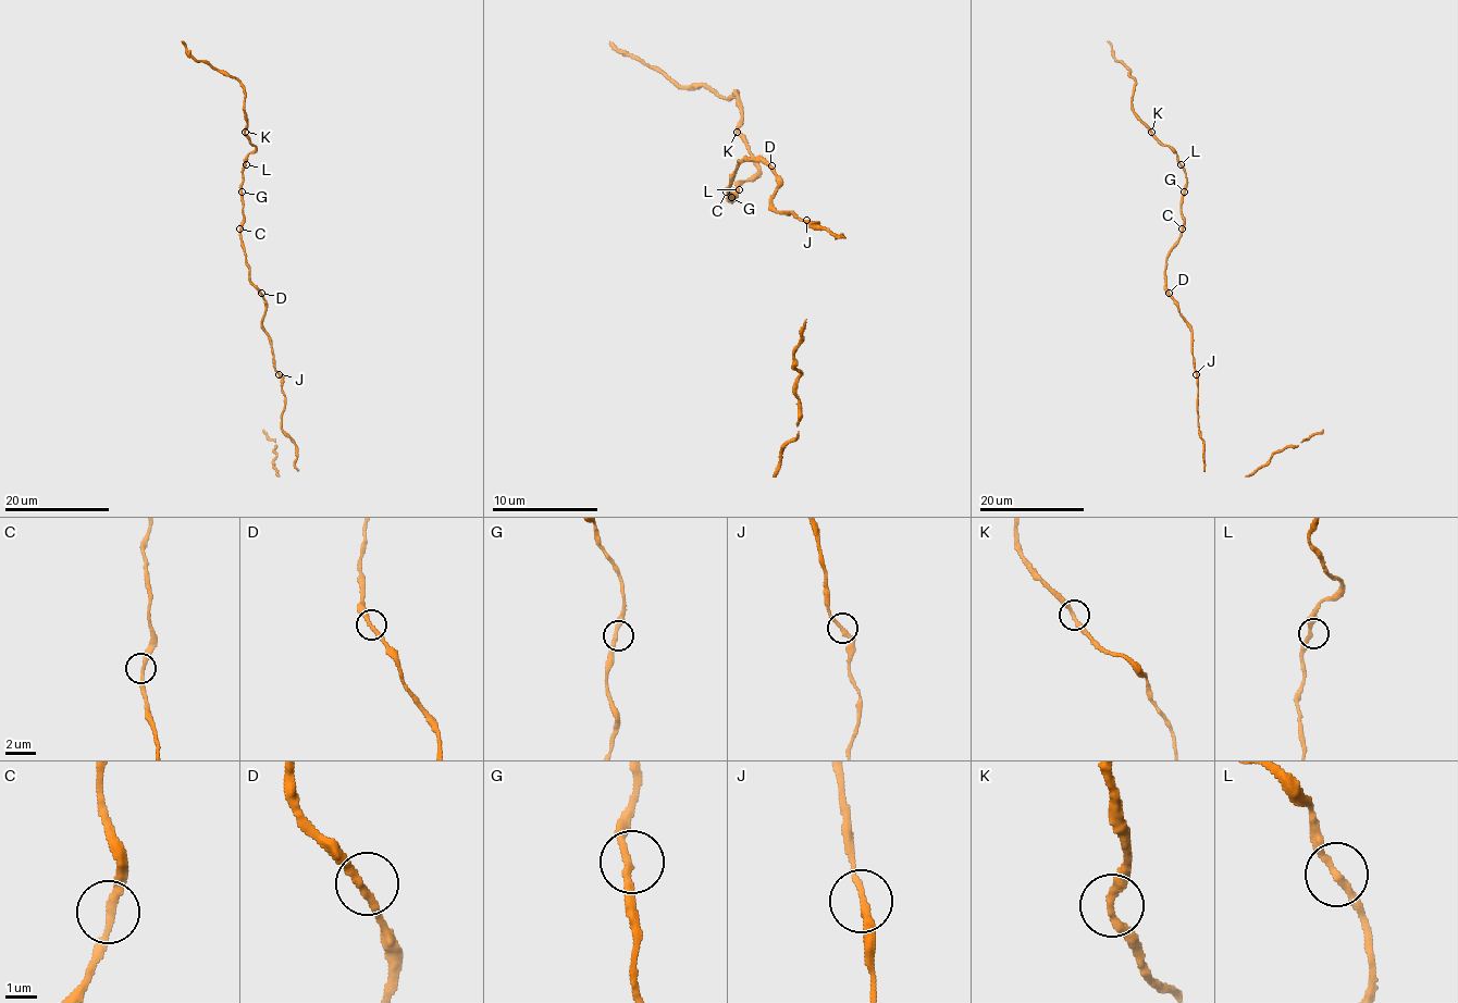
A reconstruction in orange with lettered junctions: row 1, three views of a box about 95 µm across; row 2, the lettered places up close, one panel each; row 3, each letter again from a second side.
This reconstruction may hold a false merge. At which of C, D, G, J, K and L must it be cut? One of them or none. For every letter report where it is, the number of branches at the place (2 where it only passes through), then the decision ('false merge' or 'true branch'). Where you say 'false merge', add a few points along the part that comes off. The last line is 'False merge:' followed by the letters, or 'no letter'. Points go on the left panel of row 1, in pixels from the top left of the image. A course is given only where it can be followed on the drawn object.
C: at (239, 228); 2 branches meet; true branch
D: at (261, 293); 2 branches meet; true branch
G: at (242, 192); 2 branches meet; true branch
J: at (279, 374); 2 branches meet; true branch
K: at (245, 132); 2 branches meet; true branch
L: at (246, 164); 2 branches meet; true branch
False merge: no letter

